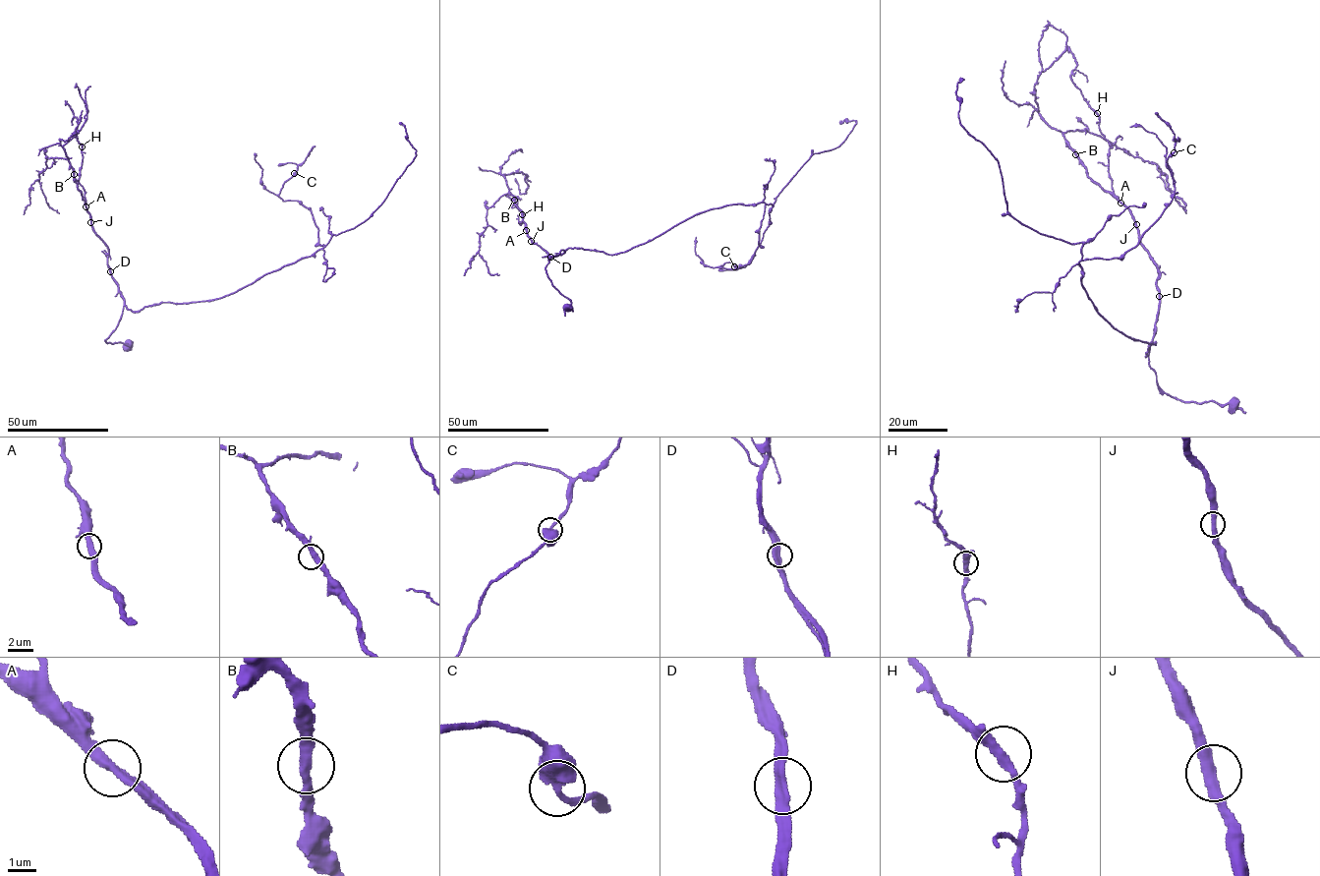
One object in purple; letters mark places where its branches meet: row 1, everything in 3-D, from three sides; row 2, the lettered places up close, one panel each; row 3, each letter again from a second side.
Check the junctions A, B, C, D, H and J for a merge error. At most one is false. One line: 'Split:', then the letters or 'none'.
Split: none

